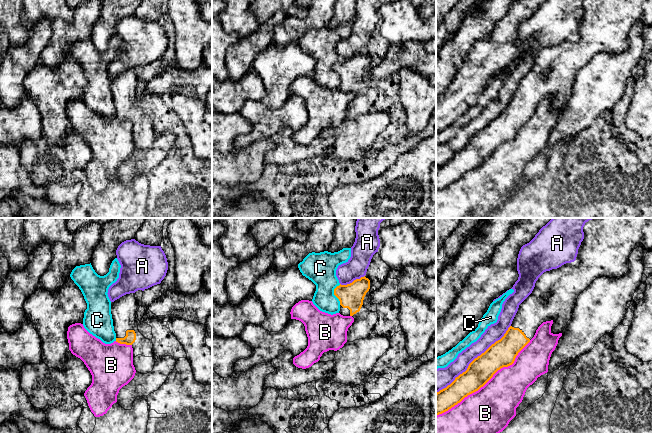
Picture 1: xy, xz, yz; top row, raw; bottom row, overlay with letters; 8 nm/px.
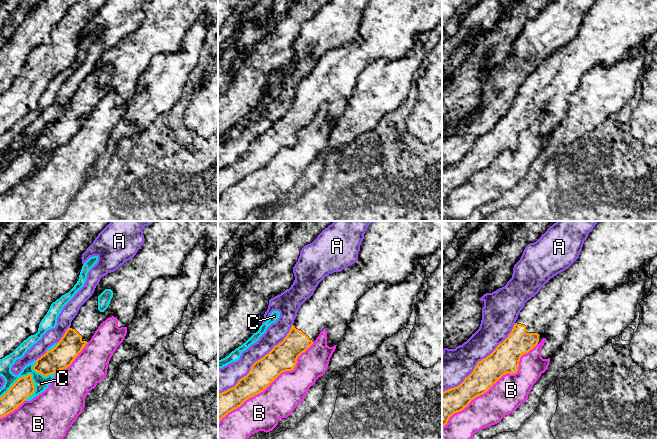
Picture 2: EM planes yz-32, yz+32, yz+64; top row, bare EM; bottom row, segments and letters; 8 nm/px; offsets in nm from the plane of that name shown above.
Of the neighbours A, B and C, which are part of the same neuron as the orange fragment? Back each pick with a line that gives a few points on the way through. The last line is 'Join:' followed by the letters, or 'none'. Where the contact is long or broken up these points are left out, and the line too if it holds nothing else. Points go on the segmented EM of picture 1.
Join: none

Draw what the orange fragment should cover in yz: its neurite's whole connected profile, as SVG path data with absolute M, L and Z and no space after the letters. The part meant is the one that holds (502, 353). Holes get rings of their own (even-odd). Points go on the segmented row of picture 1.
M593 218L585 223L583 232L584 239L578 249L576 260L544 272L536 281L532 293L519 305L512 324L504 336L475 358L467 370L456 377L450 385L436 393L436 416L448 411L468 395L478 391L498 370L512 365L518 353L530 342L543 322L552 320L551 333L562 333L573 315L578 296L596 278L617 278L626 274L629 270L629 255L634 249L639 246L647 251L652 249L652 218Z

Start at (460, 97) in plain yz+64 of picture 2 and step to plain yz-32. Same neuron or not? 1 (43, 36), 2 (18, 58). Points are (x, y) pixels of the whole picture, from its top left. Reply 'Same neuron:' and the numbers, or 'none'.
Same neuron: none

